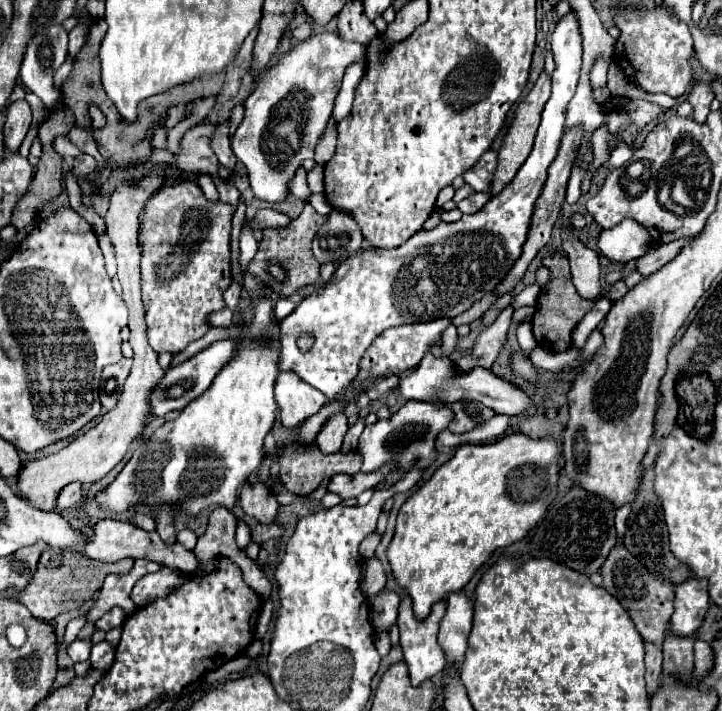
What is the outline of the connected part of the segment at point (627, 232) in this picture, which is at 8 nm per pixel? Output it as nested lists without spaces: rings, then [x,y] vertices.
[[[623,219],[617,227],[601,231],[597,241],[599,251],[611,263],[621,263],[621,265],[645,255],[649,245],[651,245],[649,233],[633,219]]]

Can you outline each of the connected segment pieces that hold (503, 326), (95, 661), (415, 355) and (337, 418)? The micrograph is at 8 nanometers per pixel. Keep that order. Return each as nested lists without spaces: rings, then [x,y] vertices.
[[[507,307],[499,317],[497,321],[483,329],[475,341],[475,345],[471,347],[469,355],[465,357],[459,357],[455,359],[457,363],[457,371],[471,371],[471,367],[485,367],[489,369],[495,361],[495,357],[499,355],[505,339],[507,339],[507,329],[509,329],[509,323],[511,323],[511,307]]]
[[[106,641],[95,644],[91,648],[89,660],[92,667],[98,671],[107,671],[112,665],[114,658],[115,649]]]
[[[437,319],[433,323],[413,323],[413,325],[401,325],[401,327],[393,327],[387,329],[385,333],[381,333],[373,345],[367,349],[363,361],[361,361],[361,379],[367,377],[379,377],[379,375],[401,375],[407,373],[409,369],[417,367],[419,361],[423,359],[425,351],[433,345],[433,341],[439,341],[441,331],[451,325],[451,319]]]
[[[337,411],[329,415],[325,427],[317,433],[315,441],[323,453],[335,453],[341,449],[345,431],[347,431],[347,417],[343,411]]]

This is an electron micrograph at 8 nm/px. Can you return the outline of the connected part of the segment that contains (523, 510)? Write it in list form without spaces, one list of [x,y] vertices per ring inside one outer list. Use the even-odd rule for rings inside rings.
[[[519,431],[487,445],[467,443],[461,445],[455,455],[403,503],[387,557],[397,583],[413,597],[413,611],[417,619],[425,619],[431,605],[447,599],[451,591],[461,591],[495,549],[521,541],[537,525],[537,521],[545,515],[547,505],[557,495],[559,457],[559,447],[551,437],[529,439]]]

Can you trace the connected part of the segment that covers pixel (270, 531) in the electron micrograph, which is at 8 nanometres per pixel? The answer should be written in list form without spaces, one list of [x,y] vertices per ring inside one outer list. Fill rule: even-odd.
[[[258,524],[253,530],[252,530],[252,539],[257,544],[263,544],[267,541],[278,538],[283,535],[285,532],[285,528],[281,525],[263,525]]]

